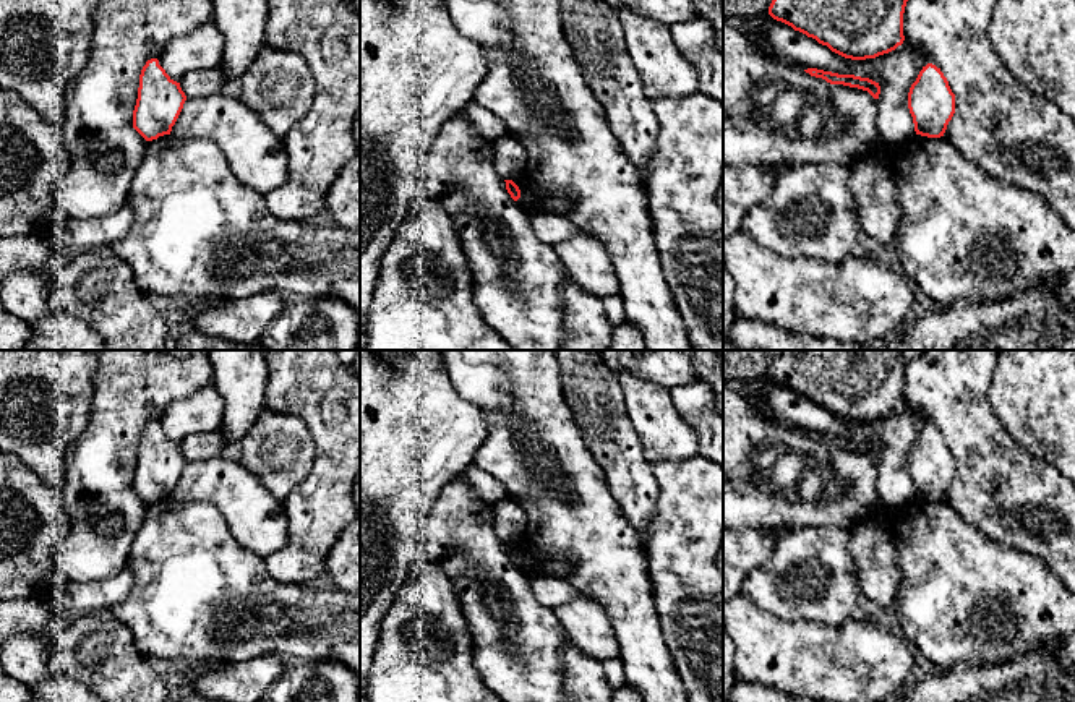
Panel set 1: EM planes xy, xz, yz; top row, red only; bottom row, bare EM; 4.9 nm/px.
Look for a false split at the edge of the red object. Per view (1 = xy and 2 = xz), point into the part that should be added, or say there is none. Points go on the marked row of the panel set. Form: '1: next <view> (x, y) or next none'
1: next none
2: next none

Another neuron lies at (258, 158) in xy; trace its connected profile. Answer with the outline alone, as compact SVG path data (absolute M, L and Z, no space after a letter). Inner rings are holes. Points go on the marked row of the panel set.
M233 91L209 97L186 97L170 135L180 139L198 138L216 143L233 175L261 195L279 188L289 178L284 139Z

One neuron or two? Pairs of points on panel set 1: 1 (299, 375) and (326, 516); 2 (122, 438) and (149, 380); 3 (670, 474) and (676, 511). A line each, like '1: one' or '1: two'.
1: one
2: one
3: one

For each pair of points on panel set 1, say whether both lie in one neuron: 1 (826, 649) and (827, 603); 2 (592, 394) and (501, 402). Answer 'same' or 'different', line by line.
1: different
2: different

